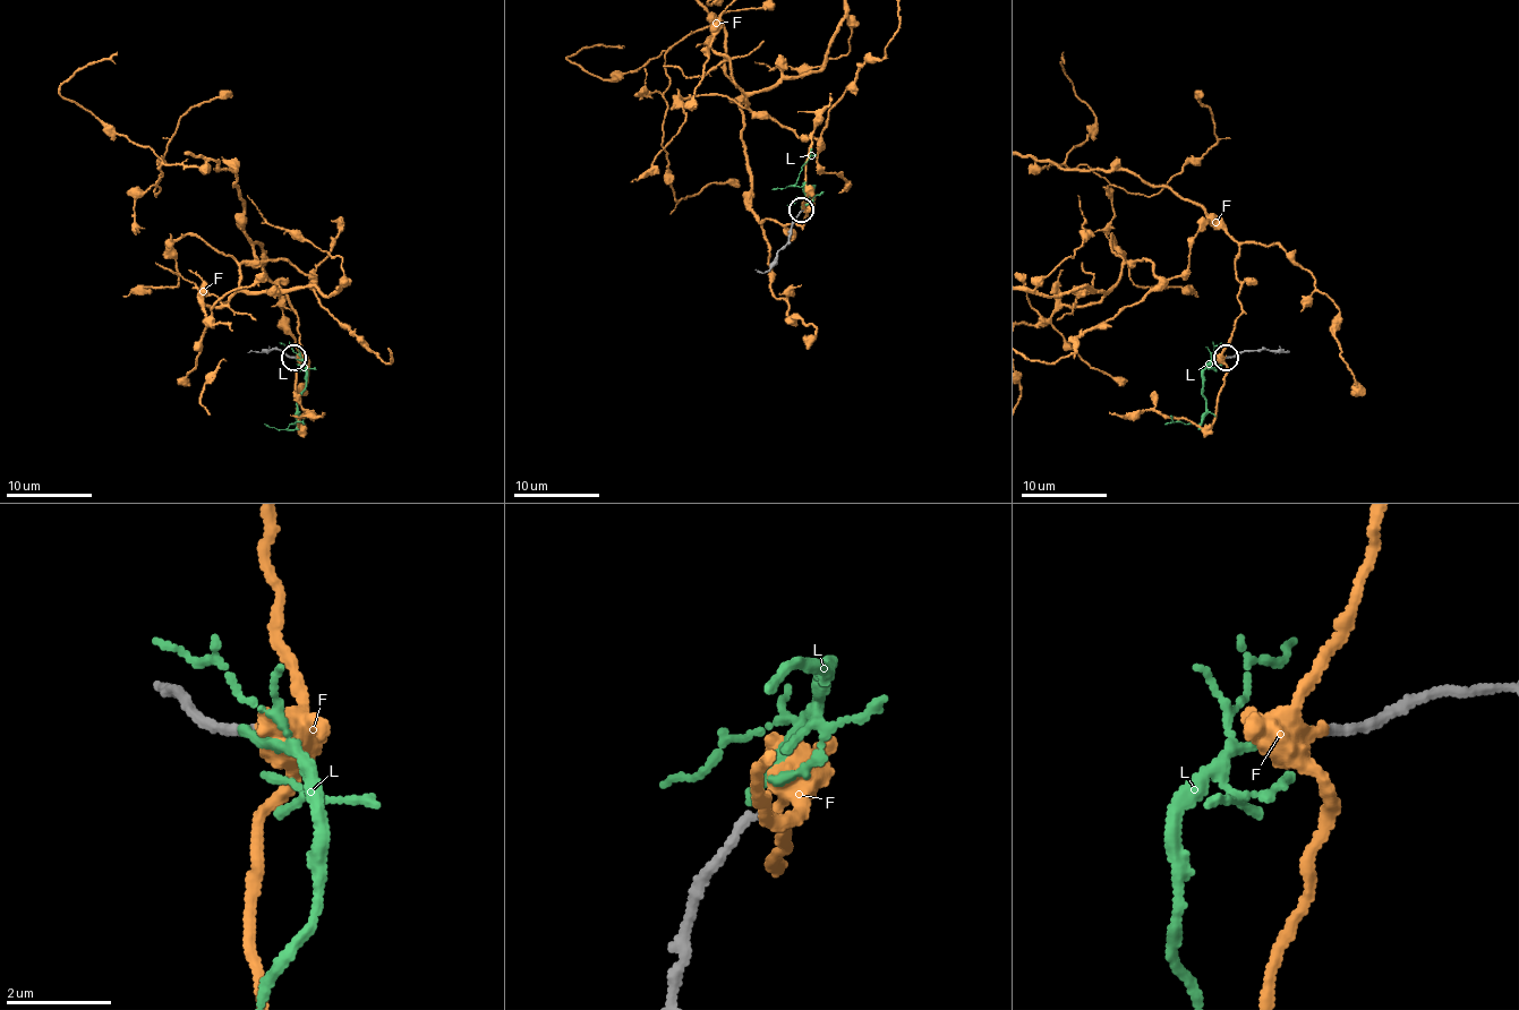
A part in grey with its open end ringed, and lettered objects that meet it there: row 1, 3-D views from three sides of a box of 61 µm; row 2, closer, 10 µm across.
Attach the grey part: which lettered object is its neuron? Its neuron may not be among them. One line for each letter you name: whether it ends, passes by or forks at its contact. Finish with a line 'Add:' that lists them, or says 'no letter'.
L: it ends
Add: L

